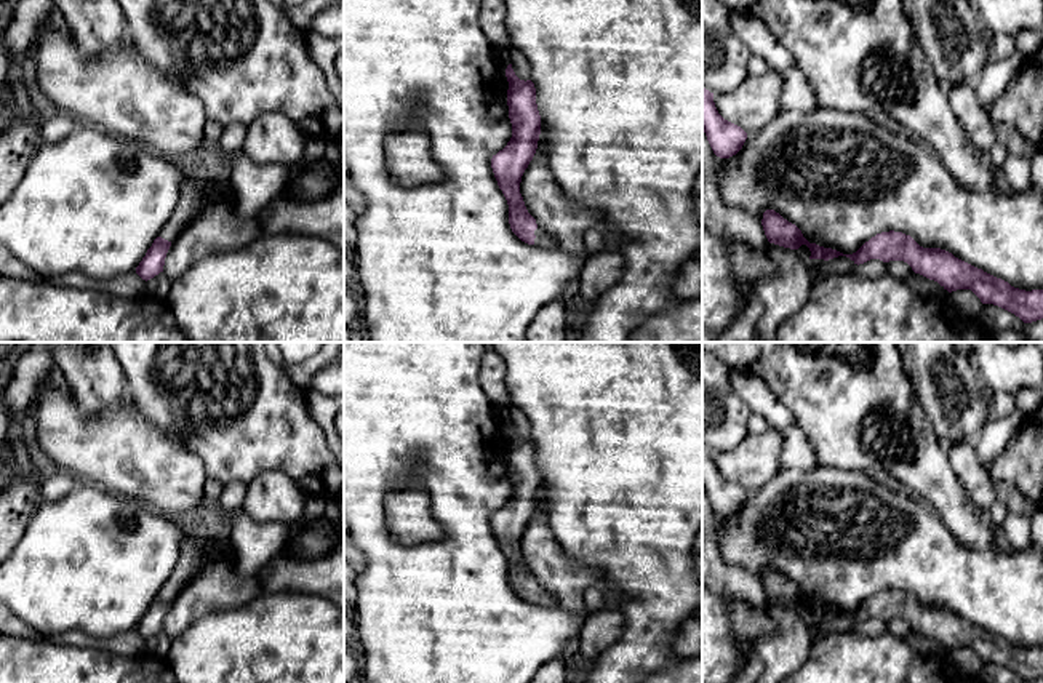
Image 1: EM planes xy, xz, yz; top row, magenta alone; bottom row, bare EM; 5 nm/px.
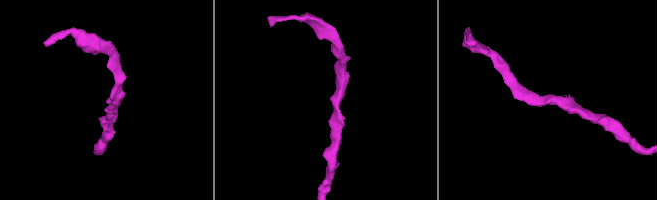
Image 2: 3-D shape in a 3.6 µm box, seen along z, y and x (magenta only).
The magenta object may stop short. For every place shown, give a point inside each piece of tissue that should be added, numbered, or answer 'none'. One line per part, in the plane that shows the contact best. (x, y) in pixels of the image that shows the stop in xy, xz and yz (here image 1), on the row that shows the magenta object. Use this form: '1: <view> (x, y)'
1: xz (543, 239)

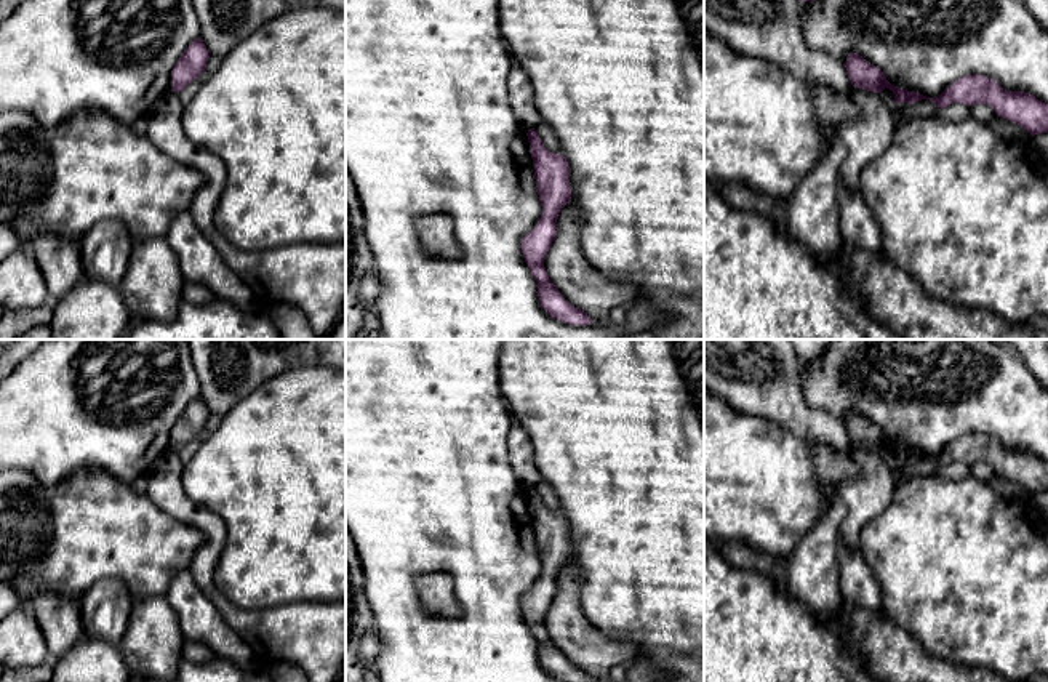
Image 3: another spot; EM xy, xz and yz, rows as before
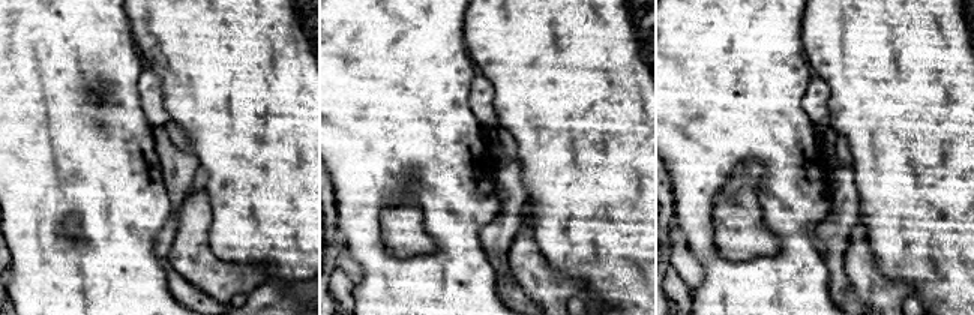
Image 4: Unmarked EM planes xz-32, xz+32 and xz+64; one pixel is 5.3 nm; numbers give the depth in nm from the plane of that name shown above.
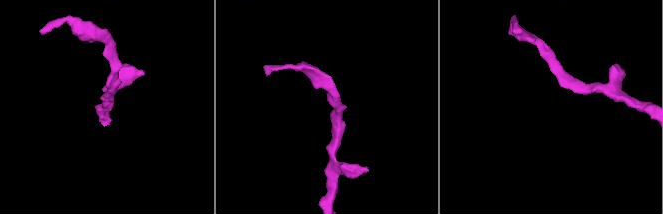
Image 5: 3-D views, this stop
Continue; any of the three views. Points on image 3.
none

